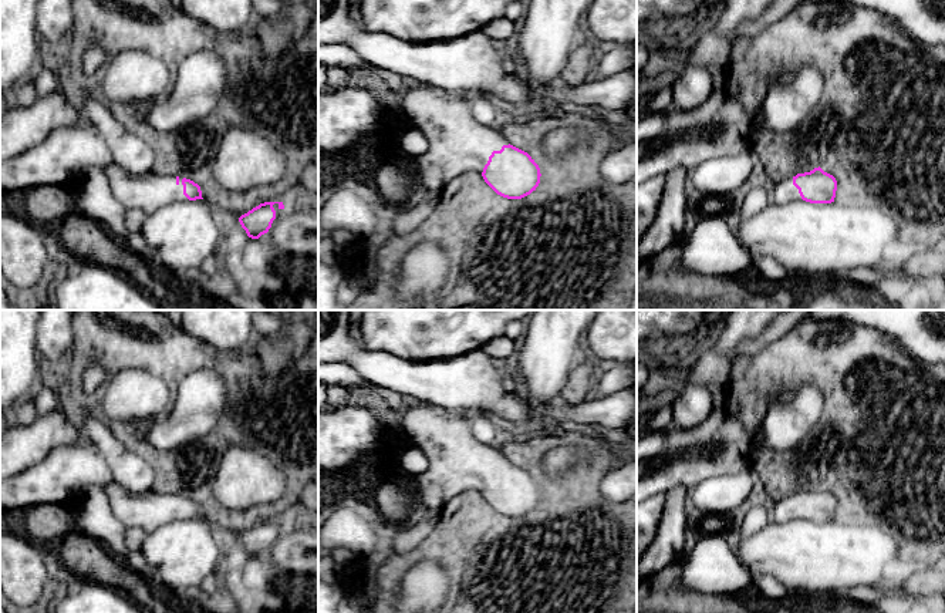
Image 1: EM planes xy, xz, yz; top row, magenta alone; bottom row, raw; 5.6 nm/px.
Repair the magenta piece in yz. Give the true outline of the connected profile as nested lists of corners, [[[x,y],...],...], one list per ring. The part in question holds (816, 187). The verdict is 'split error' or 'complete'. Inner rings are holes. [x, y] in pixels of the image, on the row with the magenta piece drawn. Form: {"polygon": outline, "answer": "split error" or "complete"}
{"polygon": [[[819,166],[810,172],[787,176],[770,185],[769,201],[774,203],[787,203],[792,201],[831,203],[834,202],[836,191],[836,178]]], "answer": "split error"}

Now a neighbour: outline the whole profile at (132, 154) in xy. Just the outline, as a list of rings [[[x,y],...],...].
[[[88,97],[81,111],[105,138],[112,161],[122,169],[141,175],[153,169],[152,148],[138,135],[126,129],[104,105],[101,98]]]

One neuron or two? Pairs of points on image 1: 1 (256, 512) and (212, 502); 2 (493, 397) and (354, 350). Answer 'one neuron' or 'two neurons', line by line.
1: one neuron
2: one neuron

